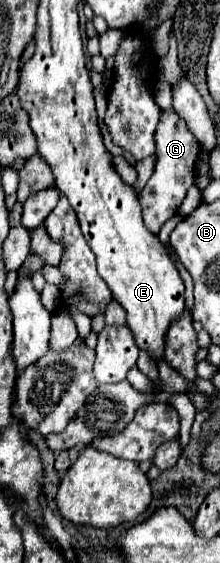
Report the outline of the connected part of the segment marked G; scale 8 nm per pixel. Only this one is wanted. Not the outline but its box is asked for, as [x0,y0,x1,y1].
[139,109,199,235]

